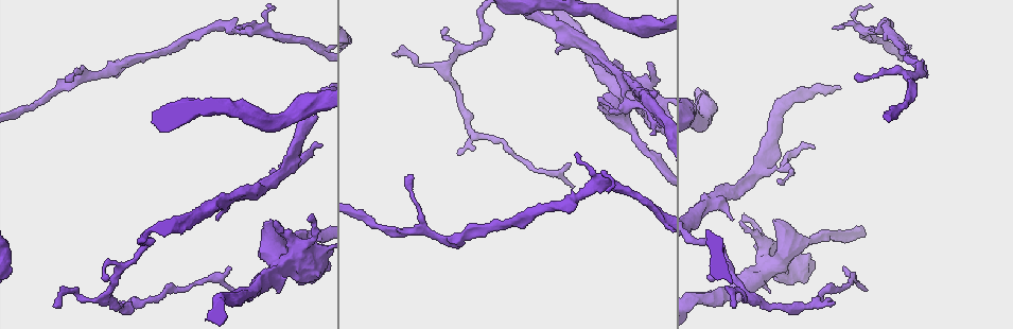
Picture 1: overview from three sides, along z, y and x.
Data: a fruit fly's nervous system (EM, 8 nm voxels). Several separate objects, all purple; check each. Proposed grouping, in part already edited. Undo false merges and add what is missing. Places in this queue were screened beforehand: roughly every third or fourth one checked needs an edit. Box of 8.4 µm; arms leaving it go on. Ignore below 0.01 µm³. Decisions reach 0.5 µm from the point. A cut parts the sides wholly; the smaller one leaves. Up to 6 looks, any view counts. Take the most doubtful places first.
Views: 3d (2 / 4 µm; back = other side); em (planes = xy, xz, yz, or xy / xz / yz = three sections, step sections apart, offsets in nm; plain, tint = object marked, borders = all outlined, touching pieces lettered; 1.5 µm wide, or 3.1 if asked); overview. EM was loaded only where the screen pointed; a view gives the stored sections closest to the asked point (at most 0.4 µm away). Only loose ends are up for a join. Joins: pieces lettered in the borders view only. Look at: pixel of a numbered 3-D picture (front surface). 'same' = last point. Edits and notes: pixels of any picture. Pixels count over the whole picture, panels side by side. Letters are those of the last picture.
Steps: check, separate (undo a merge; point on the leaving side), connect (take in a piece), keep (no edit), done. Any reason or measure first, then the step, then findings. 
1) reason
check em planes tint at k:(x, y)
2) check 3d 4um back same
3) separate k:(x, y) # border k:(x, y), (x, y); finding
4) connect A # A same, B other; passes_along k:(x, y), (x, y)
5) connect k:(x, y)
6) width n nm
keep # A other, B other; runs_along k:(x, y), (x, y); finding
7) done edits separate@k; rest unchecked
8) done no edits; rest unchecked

an open end
check em planes tint at 1:(651, 62)

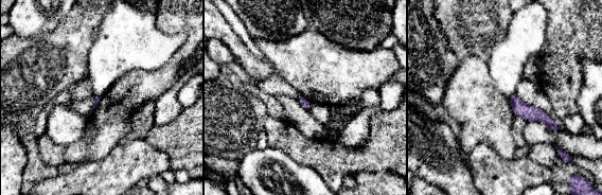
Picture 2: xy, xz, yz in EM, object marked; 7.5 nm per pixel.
check em planes borders same

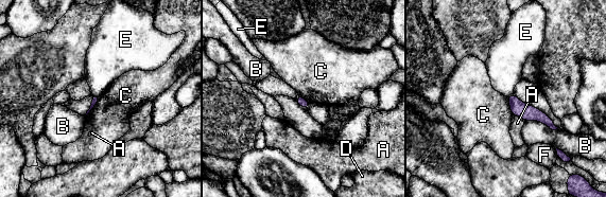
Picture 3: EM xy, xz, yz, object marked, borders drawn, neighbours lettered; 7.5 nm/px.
longest_contact B 260 nm
keep # A other, B other, C other, D other, E other, F other; none of them fits

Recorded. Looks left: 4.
calibre changes
check 3d 4um at 1:(634, 131)

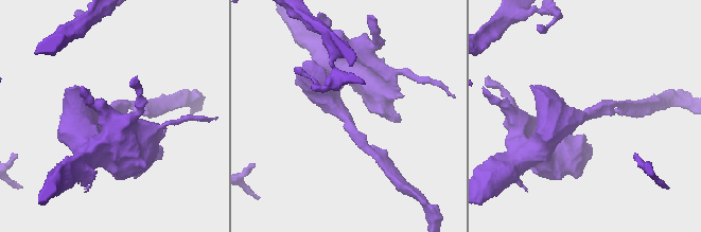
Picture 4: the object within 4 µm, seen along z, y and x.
need the tissue
check em planes borders at 4:(587, 117)

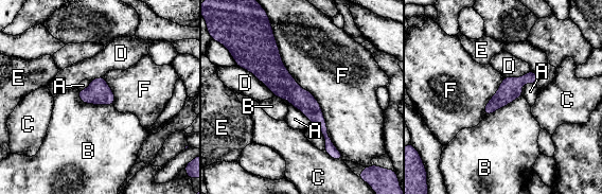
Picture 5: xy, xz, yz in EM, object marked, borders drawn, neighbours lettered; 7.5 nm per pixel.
width 160 nm; longest_contact F 1100 nm
keep # A other, B other, C other, D other, E other, F other; all the same neuron

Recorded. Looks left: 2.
an open end
check em xy step 4 tint at 1:(395, 52)

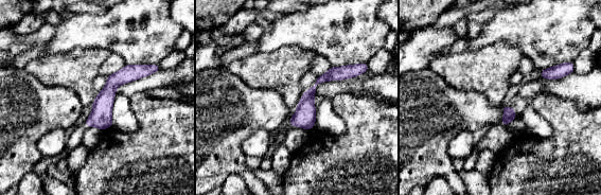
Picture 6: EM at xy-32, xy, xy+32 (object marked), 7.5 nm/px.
what lies round it
check em xy step 4 borders same

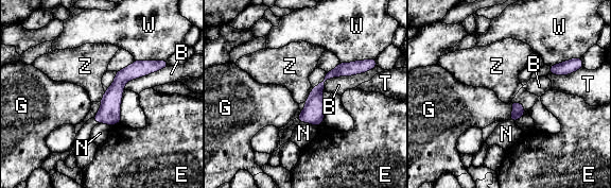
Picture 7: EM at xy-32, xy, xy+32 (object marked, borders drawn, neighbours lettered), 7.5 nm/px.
width 90 nm
keep # B other, E other, G other, N other, T other, W other, Z other; border 7:(313, 88), (304, 101); no lettered piece goes on from it

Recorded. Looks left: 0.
done no edits; rest unchecked

